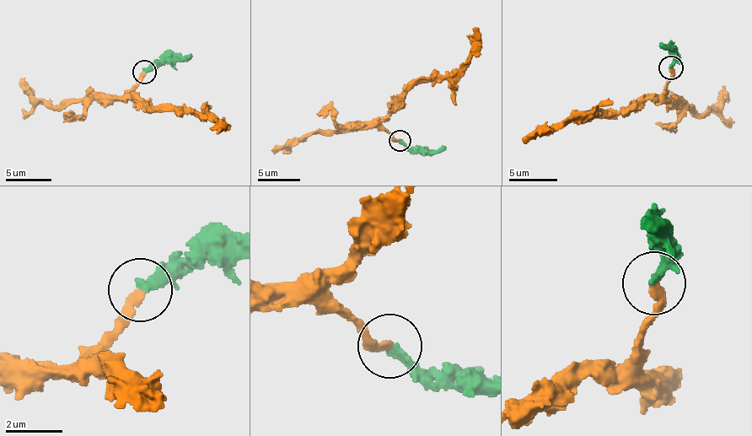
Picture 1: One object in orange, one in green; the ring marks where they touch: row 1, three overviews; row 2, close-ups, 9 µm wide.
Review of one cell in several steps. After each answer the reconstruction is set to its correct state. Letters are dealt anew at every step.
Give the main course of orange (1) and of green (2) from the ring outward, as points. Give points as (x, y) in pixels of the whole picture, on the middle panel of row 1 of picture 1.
1: (400, 140), (392, 137), (383, 125), (421, 78), (446, 76), (459, 70), (470, 53), (474, 27)
2: (400, 140), (413, 149), (441, 150), (445, 146)

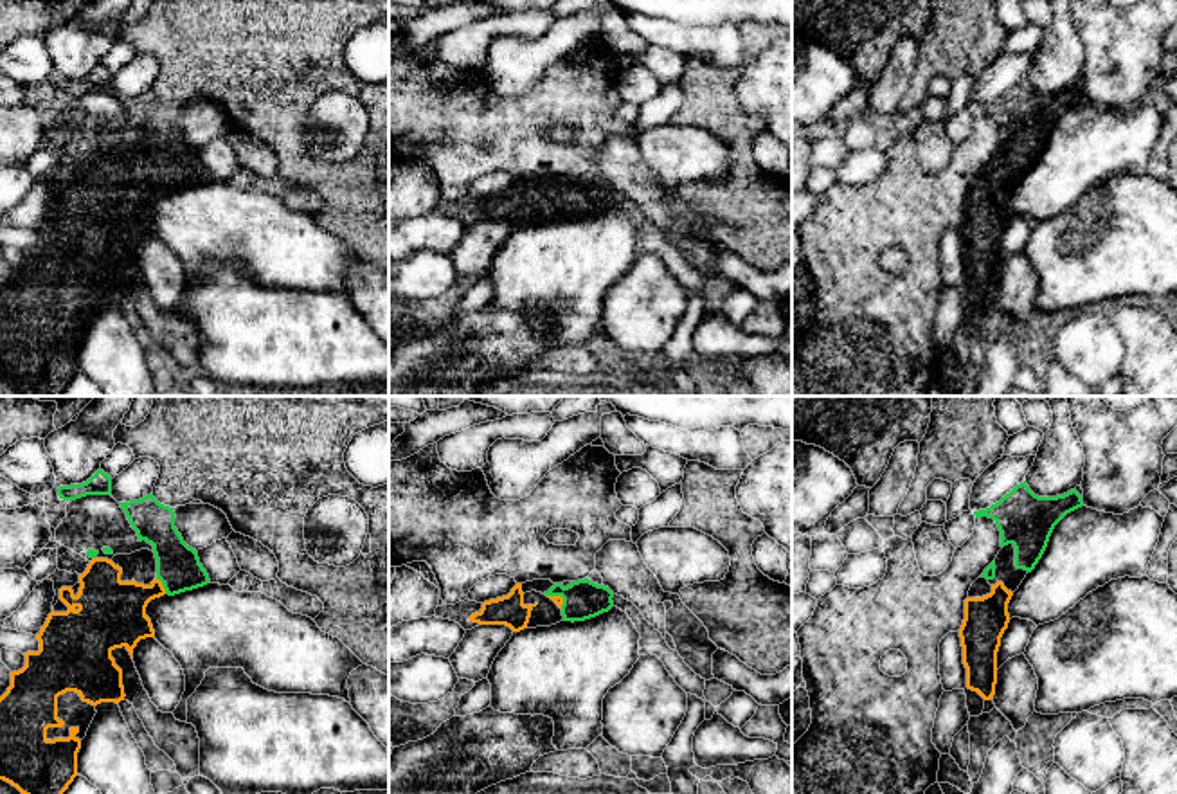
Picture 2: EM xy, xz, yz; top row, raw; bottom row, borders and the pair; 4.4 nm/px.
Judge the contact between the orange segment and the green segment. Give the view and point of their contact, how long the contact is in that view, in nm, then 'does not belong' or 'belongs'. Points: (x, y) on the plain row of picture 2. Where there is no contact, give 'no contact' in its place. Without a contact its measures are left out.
xy (162, 182) | 90 nm | belongs

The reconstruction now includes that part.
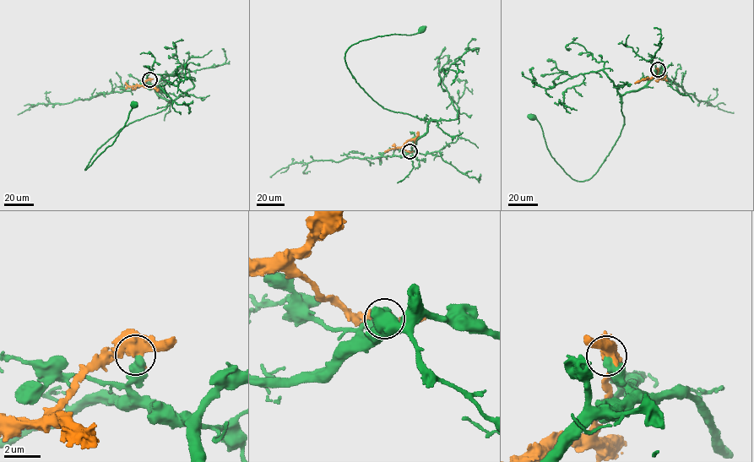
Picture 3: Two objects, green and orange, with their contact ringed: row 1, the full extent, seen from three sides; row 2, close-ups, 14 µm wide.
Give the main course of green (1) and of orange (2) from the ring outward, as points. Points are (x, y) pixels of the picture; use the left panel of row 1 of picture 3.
1: (149, 79), (155, 92), (171, 100), (170, 104), (119, 130), (98, 149), (84, 170), (111, 145), (133, 105)
2: (149, 79), (143, 84), (155, 88), (157, 91)

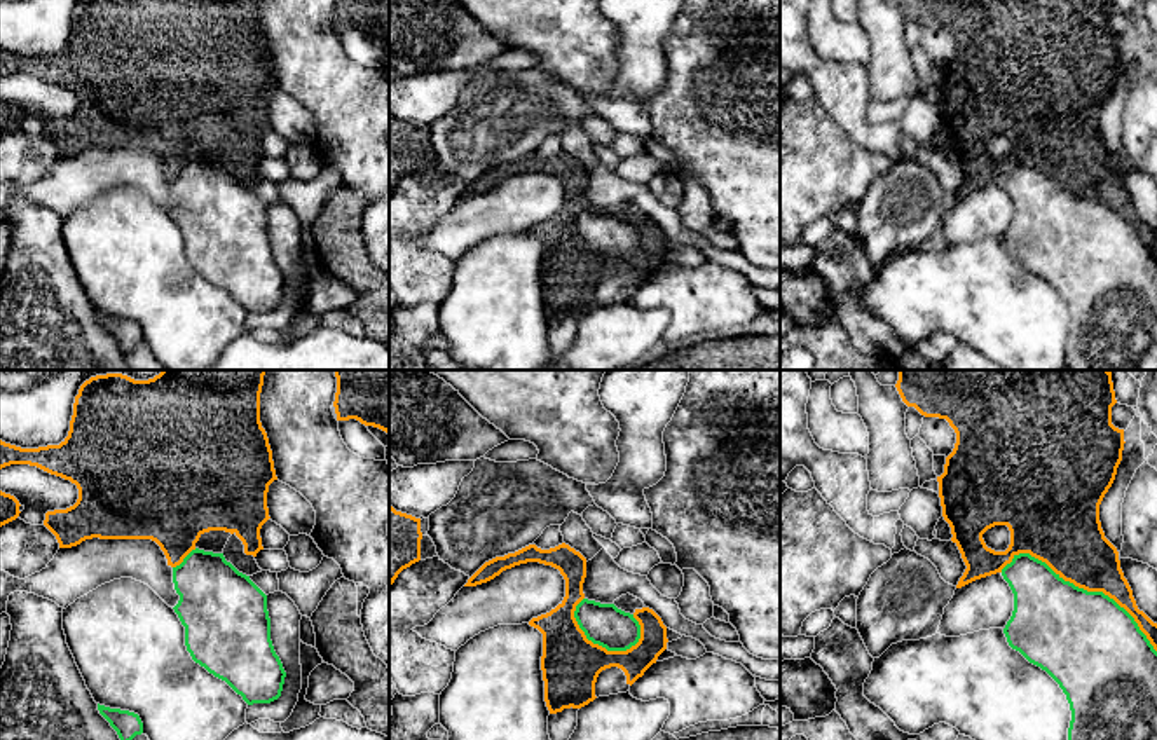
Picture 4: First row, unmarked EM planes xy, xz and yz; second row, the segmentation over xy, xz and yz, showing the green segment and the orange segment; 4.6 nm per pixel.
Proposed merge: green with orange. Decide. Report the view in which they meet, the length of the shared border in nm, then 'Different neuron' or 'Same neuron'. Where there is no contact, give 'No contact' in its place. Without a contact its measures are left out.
Touches green in yz. Shared border 800 nm. Different neuron

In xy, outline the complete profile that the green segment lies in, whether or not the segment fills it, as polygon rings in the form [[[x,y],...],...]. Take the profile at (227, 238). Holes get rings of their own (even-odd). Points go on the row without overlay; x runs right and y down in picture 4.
[[[199,157],[173,176],[173,192],[180,204],[173,218],[185,236],[185,255],[192,269],[225,290],[248,314],[277,309],[286,281],[270,250],[267,204],[223,162]]]

